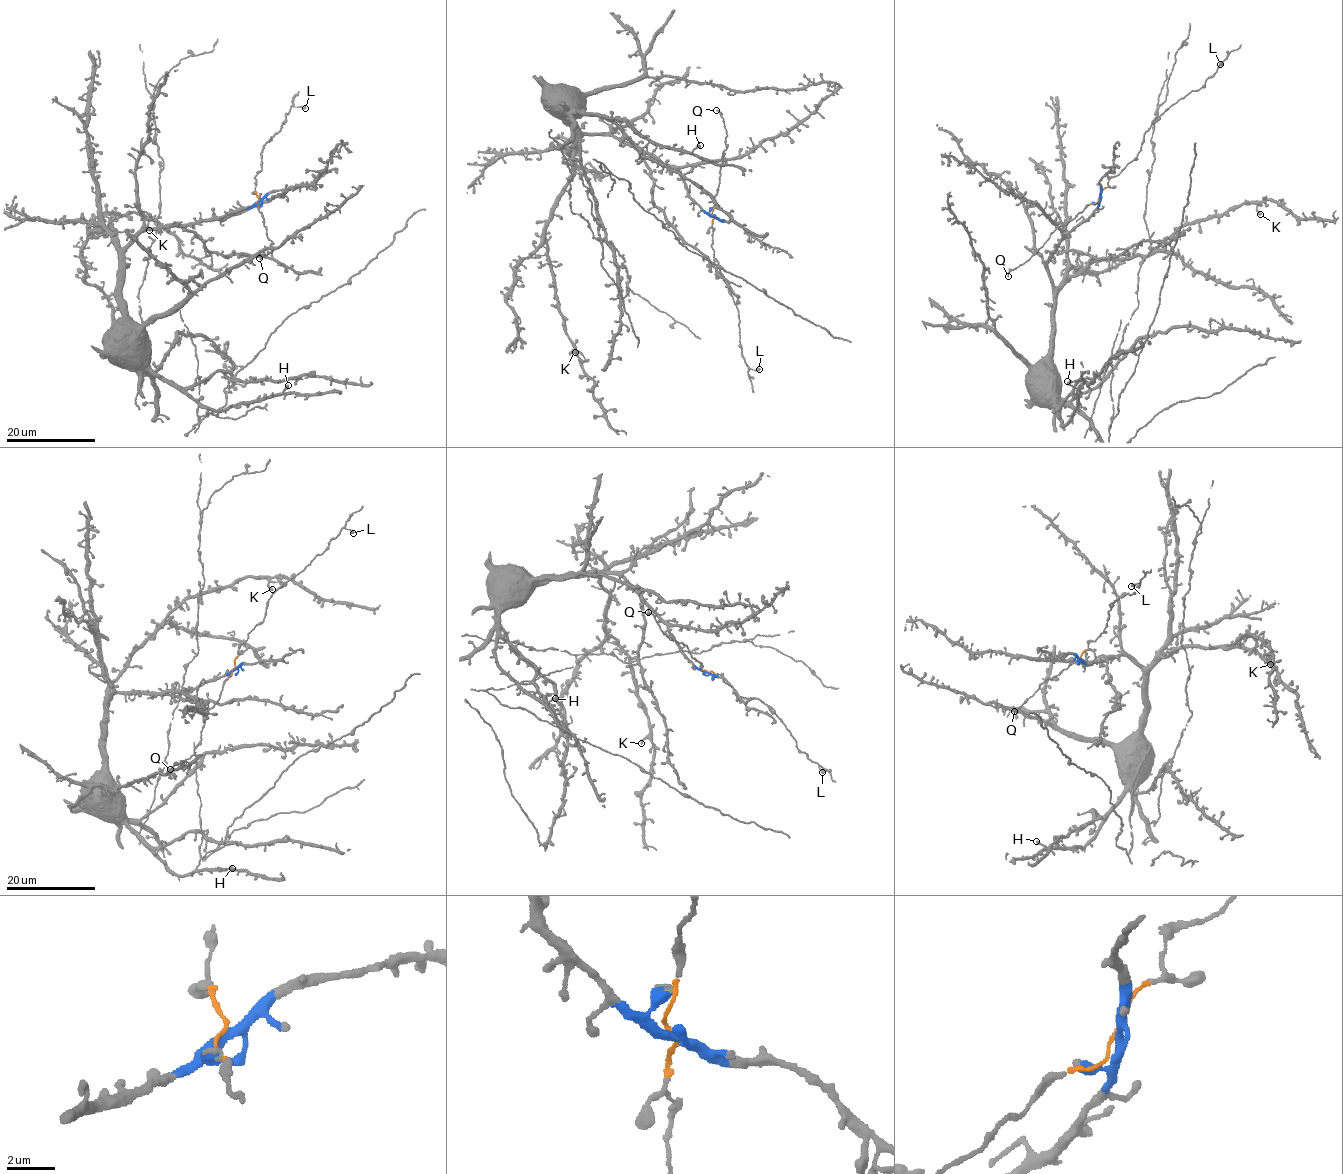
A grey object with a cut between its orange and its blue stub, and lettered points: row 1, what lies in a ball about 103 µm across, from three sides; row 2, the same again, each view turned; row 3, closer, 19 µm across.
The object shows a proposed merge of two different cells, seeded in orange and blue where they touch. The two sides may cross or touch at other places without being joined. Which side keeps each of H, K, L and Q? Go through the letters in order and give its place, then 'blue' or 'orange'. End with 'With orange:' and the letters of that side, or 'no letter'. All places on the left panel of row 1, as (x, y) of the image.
H: at (288, 385); blue
K: at (149, 230); blue
L: at (305, 108); orange
Q: at (259, 258); orange
With orange: L, Q

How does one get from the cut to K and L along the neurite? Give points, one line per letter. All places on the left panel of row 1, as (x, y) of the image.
K: (258, 201), (220, 219), (141, 231), (122, 249), (110, 228), (97, 231), (106, 213), (134, 213), (150, 230)
L: (257, 201), (254, 177), (261, 170), (263, 145), (282, 128), (290, 107), (305, 108)

